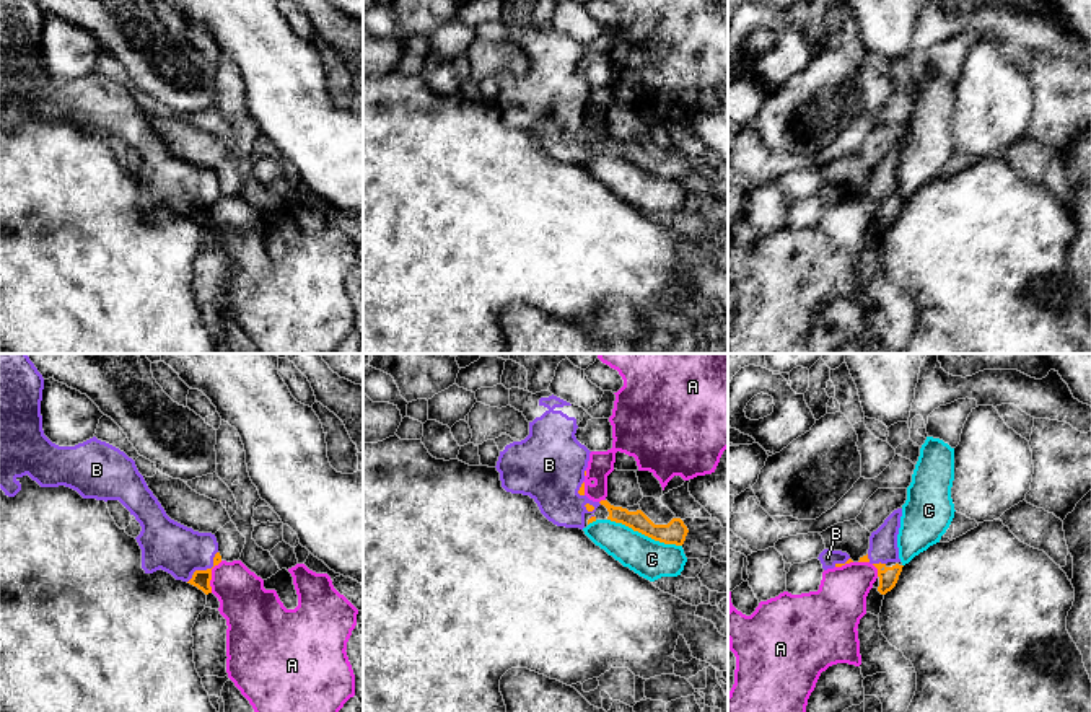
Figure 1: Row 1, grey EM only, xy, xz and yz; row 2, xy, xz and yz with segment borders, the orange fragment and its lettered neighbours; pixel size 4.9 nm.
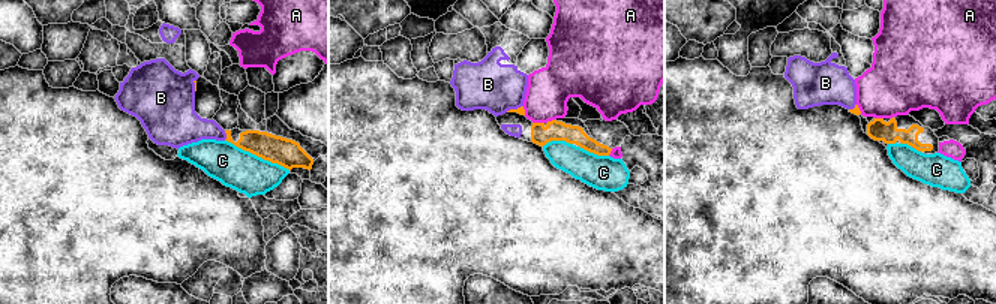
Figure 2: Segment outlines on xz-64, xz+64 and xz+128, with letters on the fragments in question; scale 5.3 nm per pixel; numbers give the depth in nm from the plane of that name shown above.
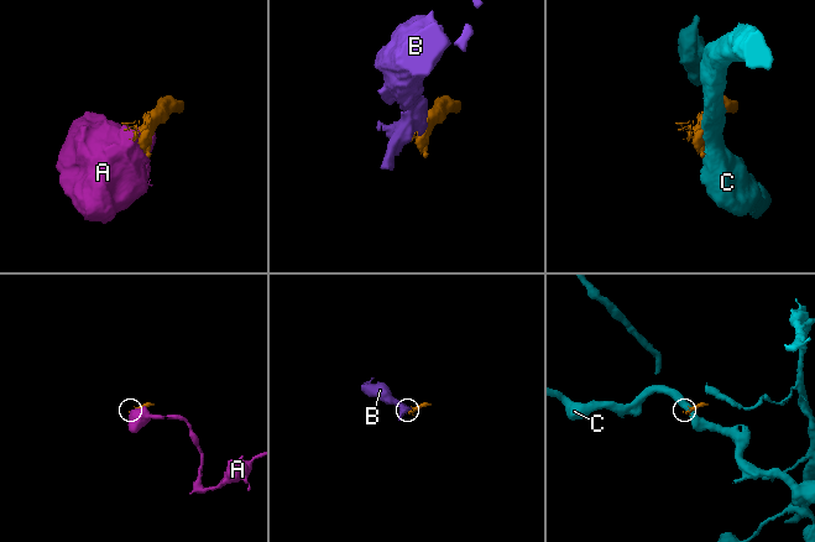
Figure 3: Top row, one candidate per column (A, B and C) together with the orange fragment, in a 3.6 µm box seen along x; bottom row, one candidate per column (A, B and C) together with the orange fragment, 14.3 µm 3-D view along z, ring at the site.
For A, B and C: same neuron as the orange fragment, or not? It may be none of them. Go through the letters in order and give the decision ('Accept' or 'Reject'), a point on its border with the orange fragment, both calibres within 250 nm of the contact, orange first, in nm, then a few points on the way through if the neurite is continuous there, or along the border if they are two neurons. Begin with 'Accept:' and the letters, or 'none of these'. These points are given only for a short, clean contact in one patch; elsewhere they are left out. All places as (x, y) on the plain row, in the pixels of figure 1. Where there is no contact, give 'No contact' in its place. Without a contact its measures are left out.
Accept: B
A: Reject. Touches orange at xy (210, 210). Thickness 90 nm (orange) against 260 nm
B: Accept. Touches orange at xy (209, 204). Thickness 90 nm (orange) against 240 nm
C: Reject. Touches orange at xz (645, 170). Thickness 110 nm (orange) against 190 nm

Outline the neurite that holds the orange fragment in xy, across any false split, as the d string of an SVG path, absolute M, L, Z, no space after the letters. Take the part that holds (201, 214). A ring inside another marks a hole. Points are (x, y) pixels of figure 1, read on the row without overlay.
M0 0L0 124L5 130L15 132L21 125L18 114L28 109L41 122L65 121L77 125L83 134L104 137L119 135L142 161L142 166L135 174L142 184L142 204L145 209L153 209L161 204L171 209L176 215L197 222L205 230L212 228L212 204L221 197L215 169L199 168L171 155L148 124L143 111L135 101L135 96L119 83L101 77L96 72L75 81L59 81L52 78L42 65L42 24L44 13L34 0Z

